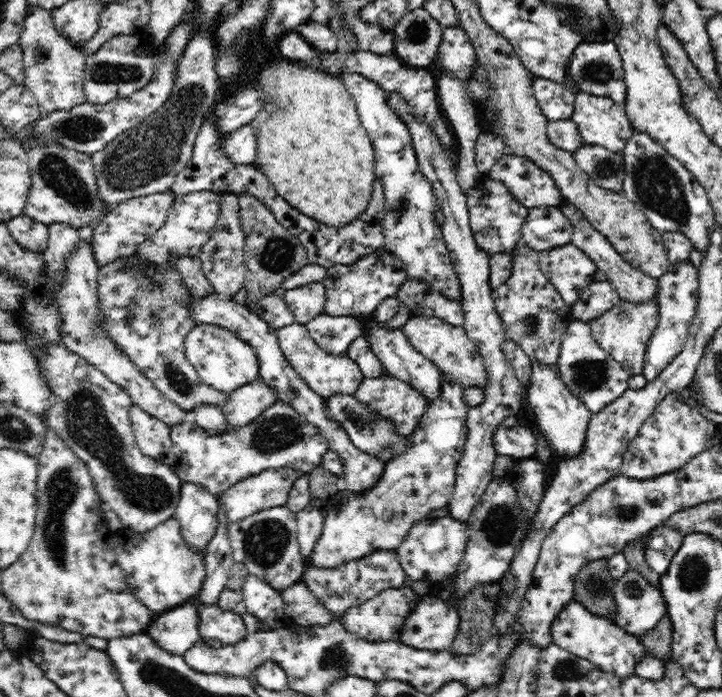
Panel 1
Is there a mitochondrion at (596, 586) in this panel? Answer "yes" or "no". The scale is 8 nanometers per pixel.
yes

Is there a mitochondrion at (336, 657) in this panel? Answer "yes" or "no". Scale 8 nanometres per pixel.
yes

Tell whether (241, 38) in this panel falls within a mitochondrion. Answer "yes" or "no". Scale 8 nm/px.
yes

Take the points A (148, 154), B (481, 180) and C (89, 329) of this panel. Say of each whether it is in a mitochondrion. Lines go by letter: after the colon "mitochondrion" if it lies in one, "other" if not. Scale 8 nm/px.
A: mitochondrion
B: other
C: other

